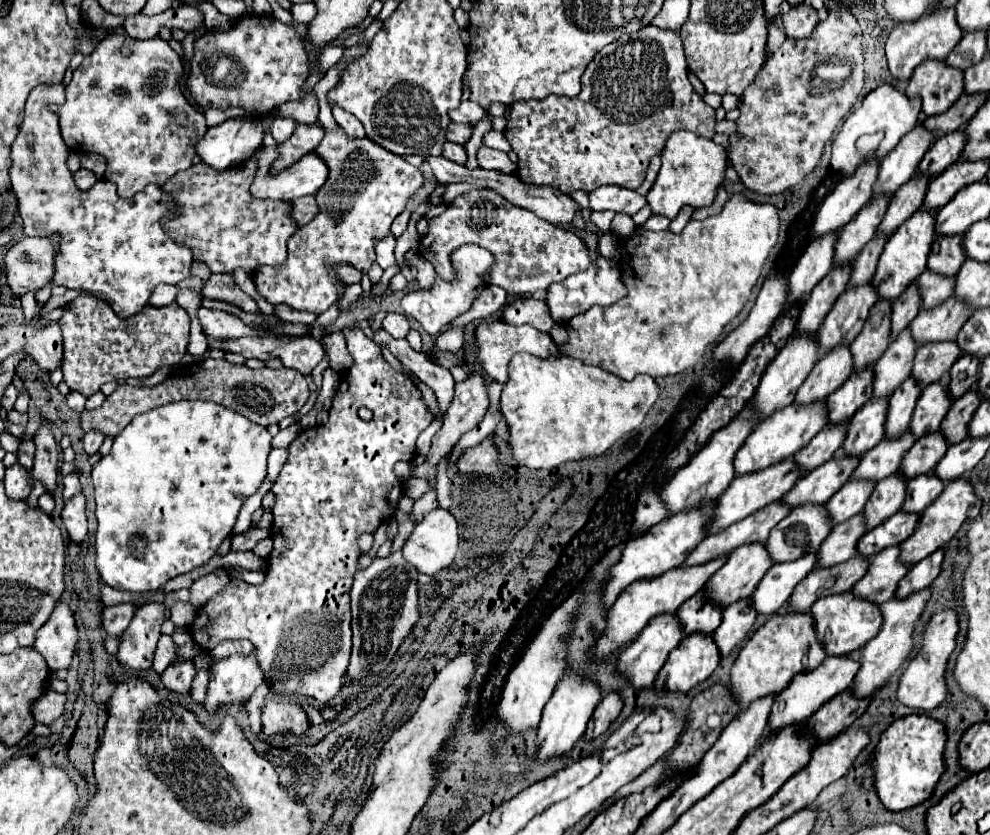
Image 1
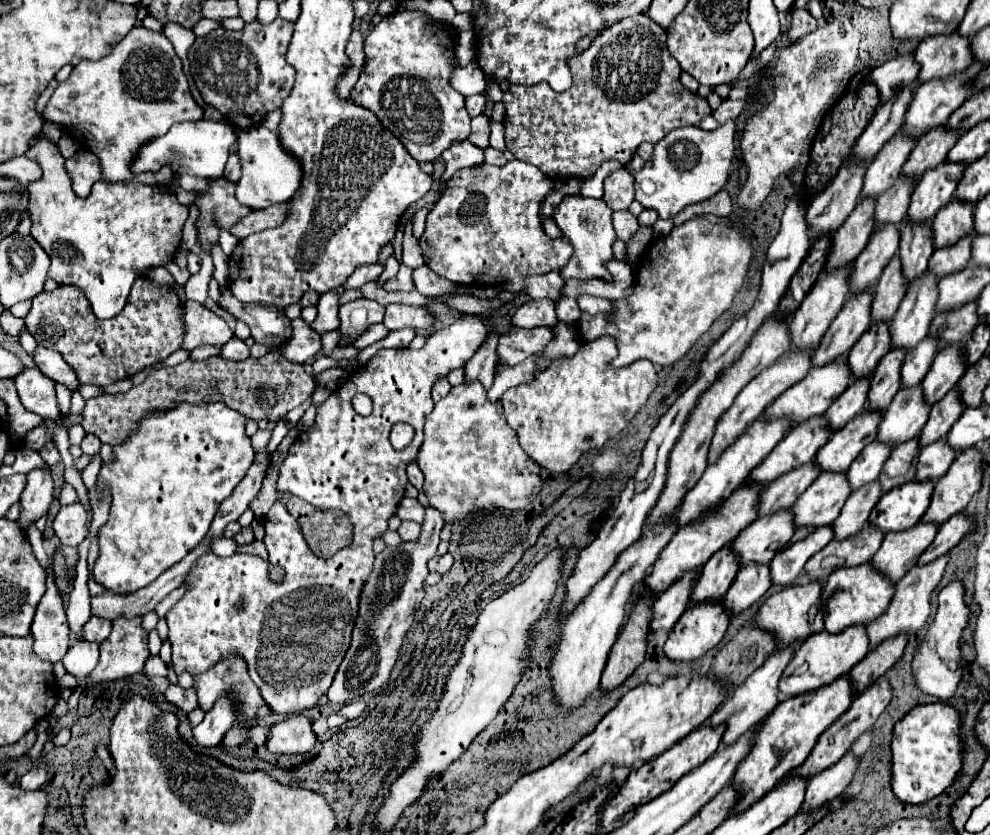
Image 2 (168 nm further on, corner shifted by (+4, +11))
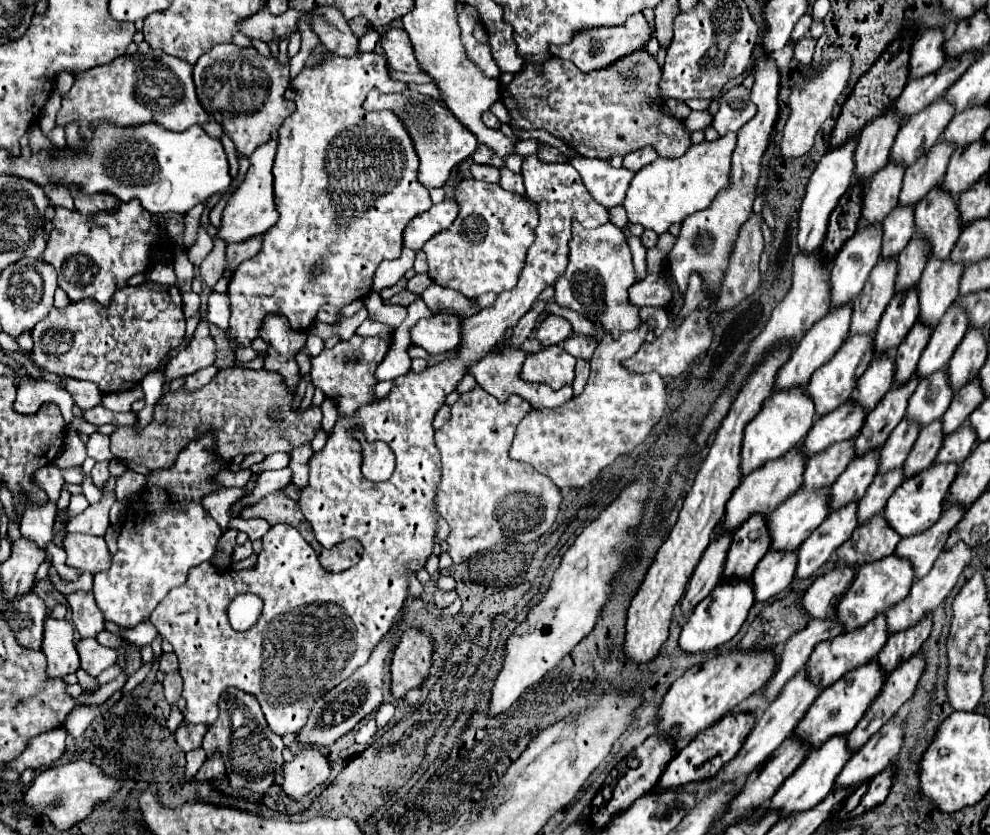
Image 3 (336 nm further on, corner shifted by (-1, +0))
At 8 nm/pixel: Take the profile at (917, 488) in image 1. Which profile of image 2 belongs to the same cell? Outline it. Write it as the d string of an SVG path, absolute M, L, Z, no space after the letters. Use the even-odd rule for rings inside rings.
M943 439L927 445L921 449L919 453L919 463L917 463L917 481L937 481L953 463L953 459L957 457L957 451Z

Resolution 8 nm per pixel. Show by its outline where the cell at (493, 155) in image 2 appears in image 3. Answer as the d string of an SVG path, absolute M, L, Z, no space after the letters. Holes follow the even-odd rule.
M506 166L500 168L500 186L504 190L510 190L510 192L518 192L522 194L524 192L524 182L522 182L522 174L516 174L512 170L508 170Z

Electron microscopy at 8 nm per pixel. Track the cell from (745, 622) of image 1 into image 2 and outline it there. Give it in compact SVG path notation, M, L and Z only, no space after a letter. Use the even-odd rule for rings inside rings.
M745 565L739 569L733 585L723 597L723 603L731 615L737 615L749 609L769 587L771 587L769 565Z

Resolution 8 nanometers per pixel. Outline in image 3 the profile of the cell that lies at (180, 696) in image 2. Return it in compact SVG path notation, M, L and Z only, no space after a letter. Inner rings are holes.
M182 722L174 734L176 734L176 742L182 746L182 750L188 752L188 750L194 750L194 748L200 746L204 732L206 732L204 724L186 724L186 722Z

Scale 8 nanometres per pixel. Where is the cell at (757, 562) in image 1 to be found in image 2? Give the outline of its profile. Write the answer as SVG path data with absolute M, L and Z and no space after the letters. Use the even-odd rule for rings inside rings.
M781 509L769 517L757 517L733 541L733 553L741 565L769 563L777 549L783 549L795 533L793 513Z

